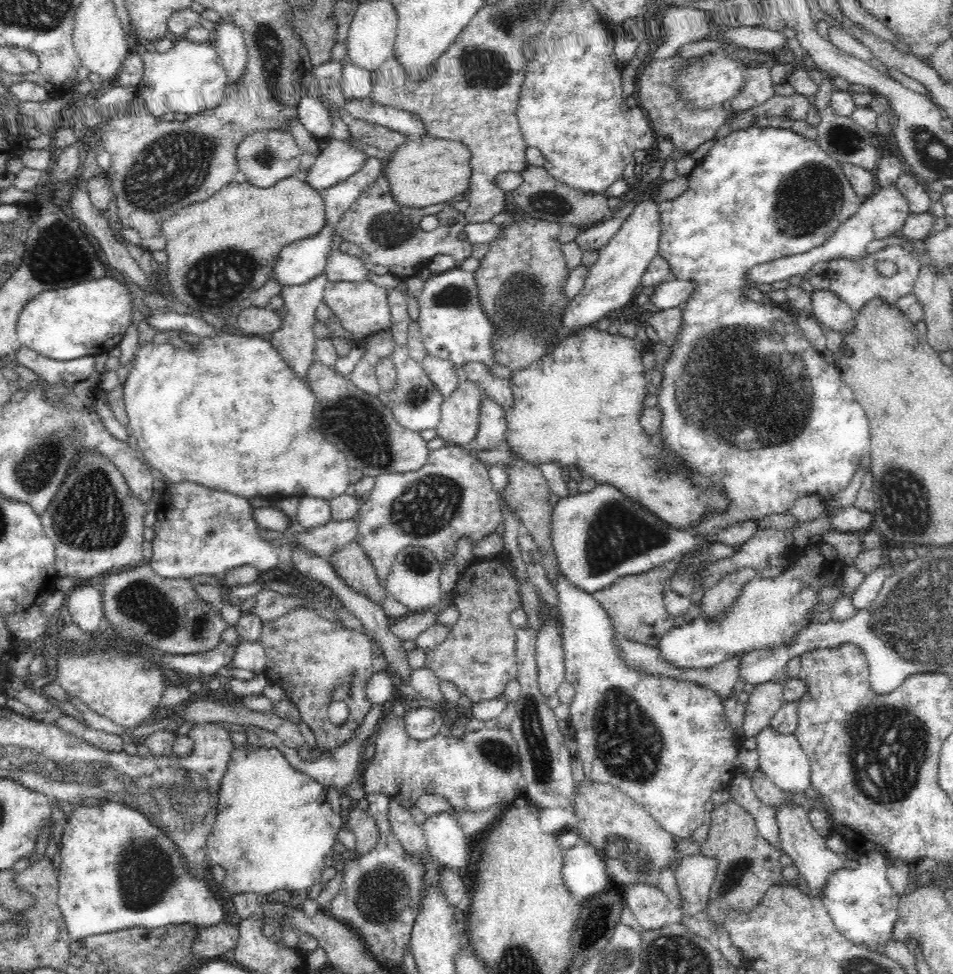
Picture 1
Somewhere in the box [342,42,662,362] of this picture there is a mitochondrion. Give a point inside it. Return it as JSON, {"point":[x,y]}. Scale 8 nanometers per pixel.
{"point":[522,306]}

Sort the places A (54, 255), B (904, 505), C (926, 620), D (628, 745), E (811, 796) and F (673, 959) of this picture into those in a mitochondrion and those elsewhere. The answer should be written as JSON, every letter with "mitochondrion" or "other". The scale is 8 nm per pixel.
{"A":"mitochondrion","B":"mitochondrion","C":"mitochondrion","D":"mitochondrion","E":"other","F":"mitochondrion"}

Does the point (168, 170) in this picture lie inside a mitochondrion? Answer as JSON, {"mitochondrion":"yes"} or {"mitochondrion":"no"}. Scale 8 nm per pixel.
{"mitochondrion":"yes"}

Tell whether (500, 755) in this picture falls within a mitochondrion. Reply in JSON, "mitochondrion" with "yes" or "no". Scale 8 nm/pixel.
{"mitochondrion":"yes"}

